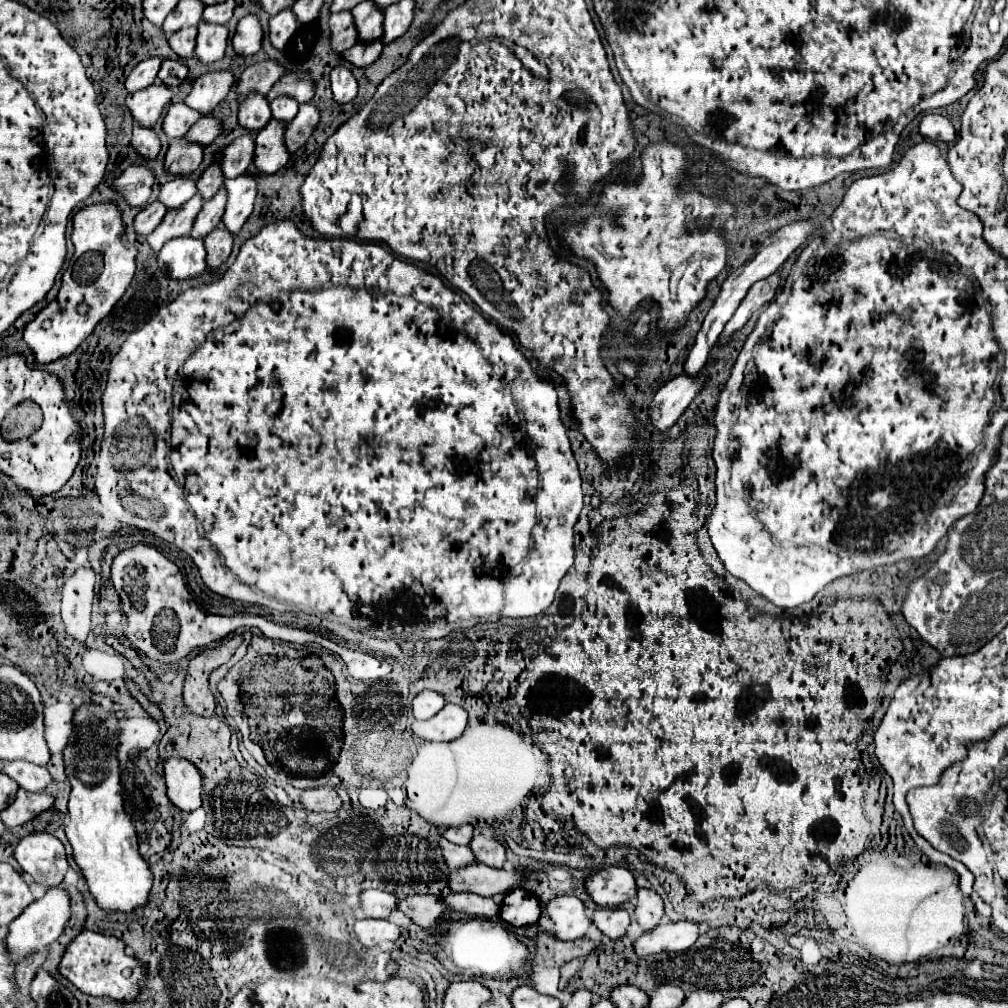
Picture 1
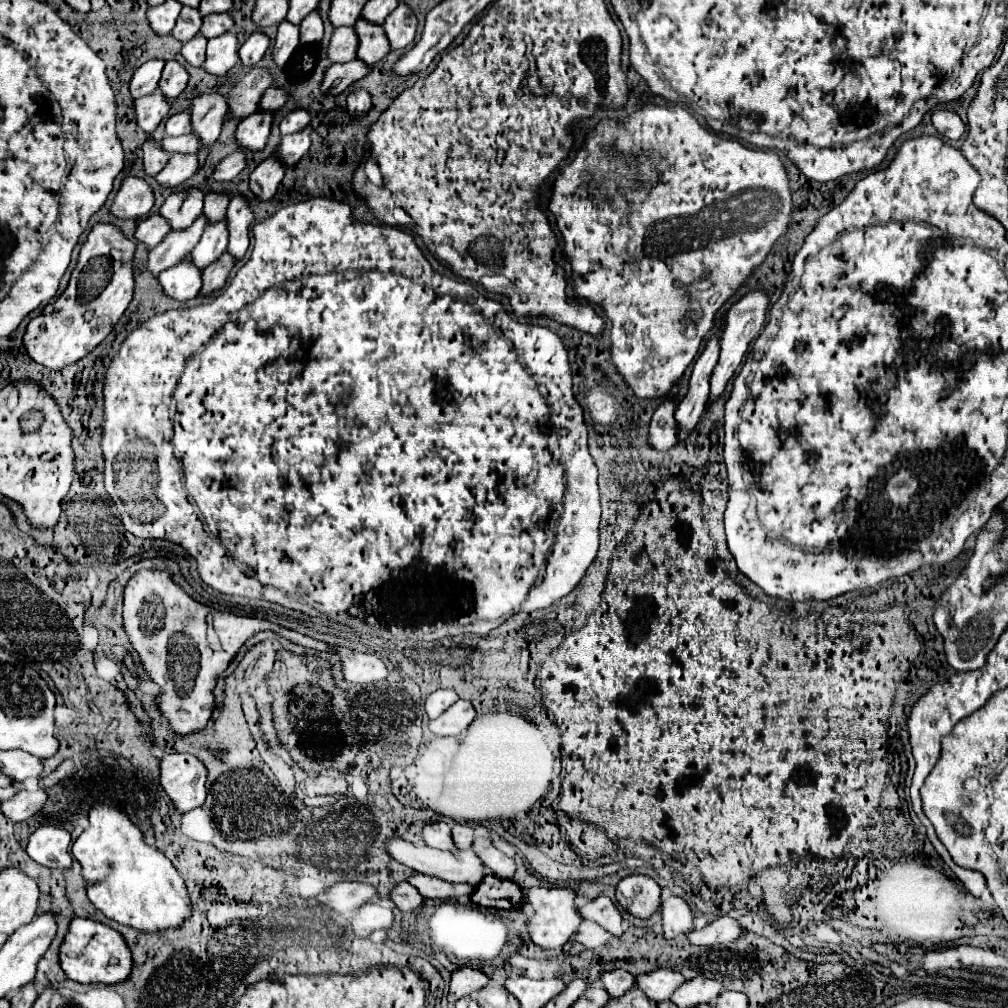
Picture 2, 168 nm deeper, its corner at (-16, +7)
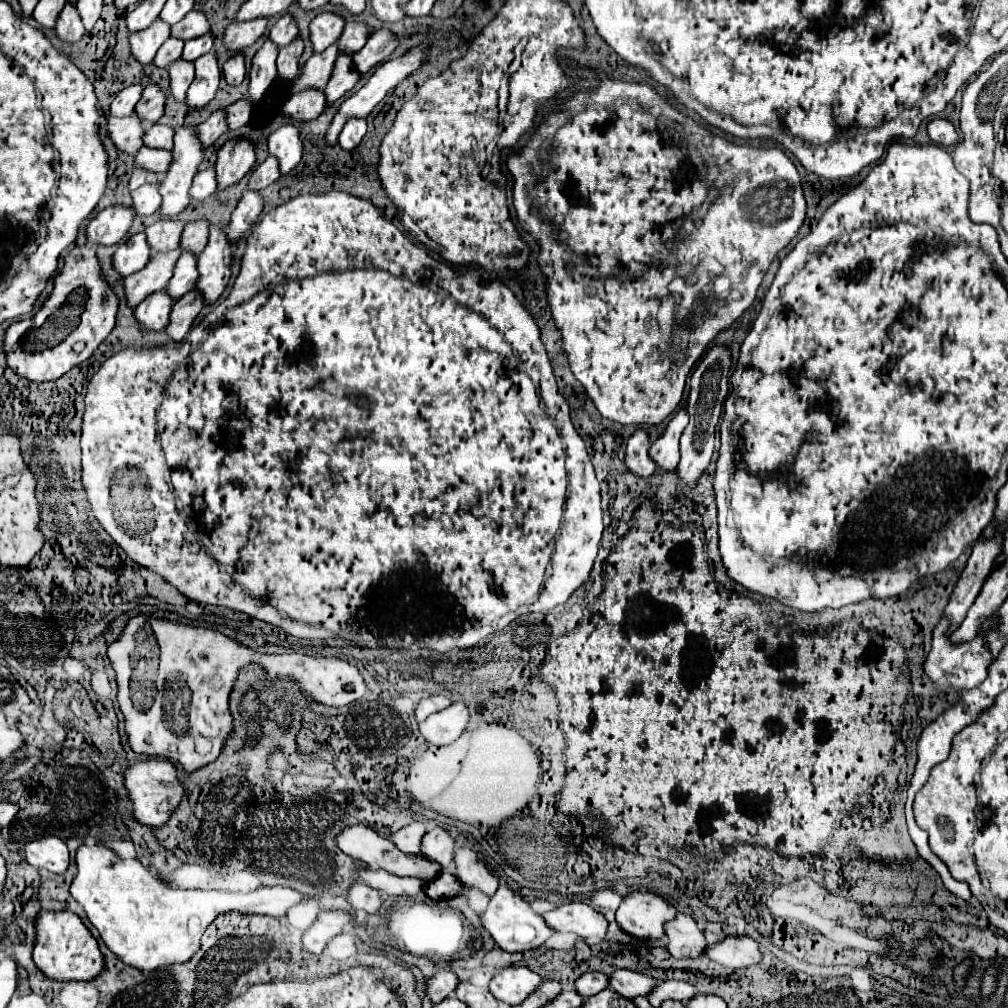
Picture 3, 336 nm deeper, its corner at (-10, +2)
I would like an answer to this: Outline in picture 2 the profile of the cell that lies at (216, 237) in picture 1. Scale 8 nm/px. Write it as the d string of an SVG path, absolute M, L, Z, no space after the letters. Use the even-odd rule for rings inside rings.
M224 254L220 256L220 260L216 260L216 264L210 264L208 268L204 268L202 274L202 288L200 288L200 296L210 296L216 290L220 290L226 284L226 278L230 274L230 270L234 268L234 260Z

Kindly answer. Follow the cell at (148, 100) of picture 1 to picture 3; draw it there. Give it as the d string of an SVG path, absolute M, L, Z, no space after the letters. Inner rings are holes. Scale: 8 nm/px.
M136 113L130 117L112 117L108 119L108 133L118 149L126 153L136 153L142 147L142 121L138 121Z

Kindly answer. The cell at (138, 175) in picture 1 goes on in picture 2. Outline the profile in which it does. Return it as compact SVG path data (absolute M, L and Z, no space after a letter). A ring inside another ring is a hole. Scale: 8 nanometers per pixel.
M124 178L110 212L116 218L130 218L130 220L140 220L150 214L150 208L154 204L154 194L146 180L142 178Z

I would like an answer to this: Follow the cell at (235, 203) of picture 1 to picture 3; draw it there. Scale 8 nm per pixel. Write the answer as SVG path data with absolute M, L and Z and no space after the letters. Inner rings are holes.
M212 225L210 241L198 257L200 277L196 283L206 305L216 303L222 291L226 289L230 279L230 267L232 267L232 245L226 237L226 231L222 227Z

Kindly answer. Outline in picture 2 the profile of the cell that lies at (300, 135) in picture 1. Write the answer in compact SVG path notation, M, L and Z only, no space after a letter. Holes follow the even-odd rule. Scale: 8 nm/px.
M308 126L304 132L298 132L296 136L284 136L278 144L276 156L284 166L294 166L310 148L310 132L312 128Z

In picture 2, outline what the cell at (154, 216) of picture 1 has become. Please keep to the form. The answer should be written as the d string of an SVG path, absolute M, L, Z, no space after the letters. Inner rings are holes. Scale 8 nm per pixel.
M152 214L152 216L148 216L146 220L142 220L138 224L138 228L134 232L134 238L144 242L146 248L152 250L152 248L156 248L164 240L164 236L168 232L170 232L170 228L168 228L166 220L162 220L160 214Z

